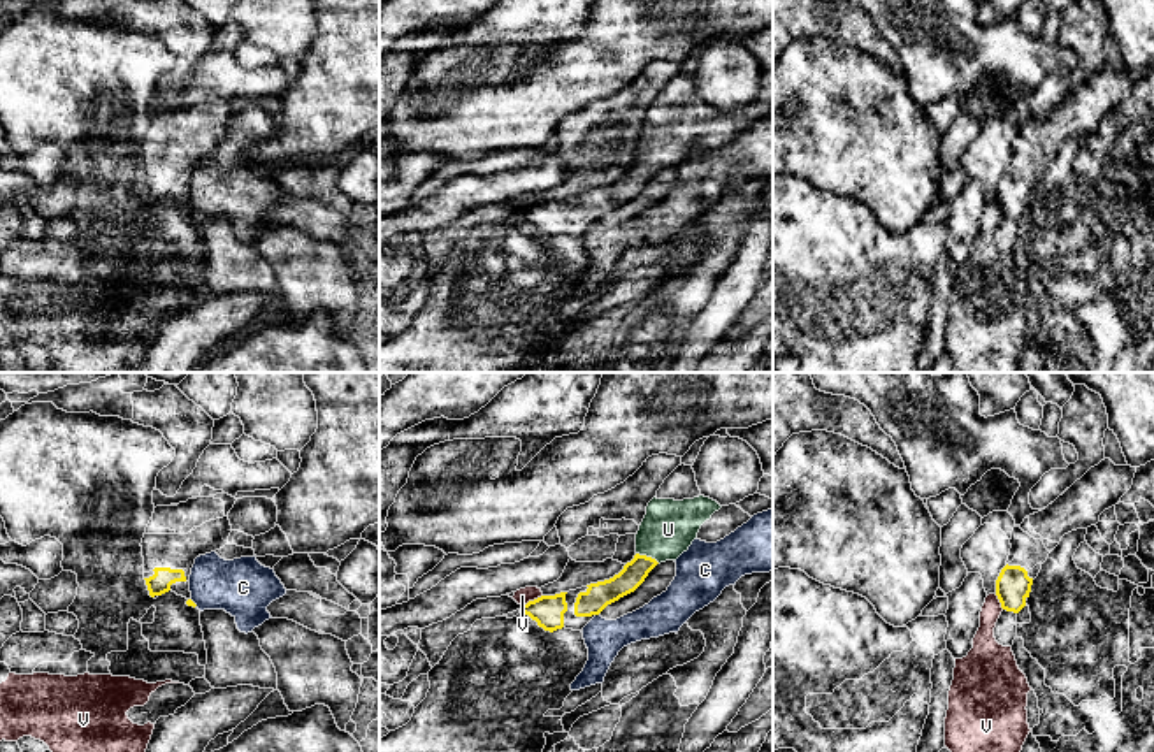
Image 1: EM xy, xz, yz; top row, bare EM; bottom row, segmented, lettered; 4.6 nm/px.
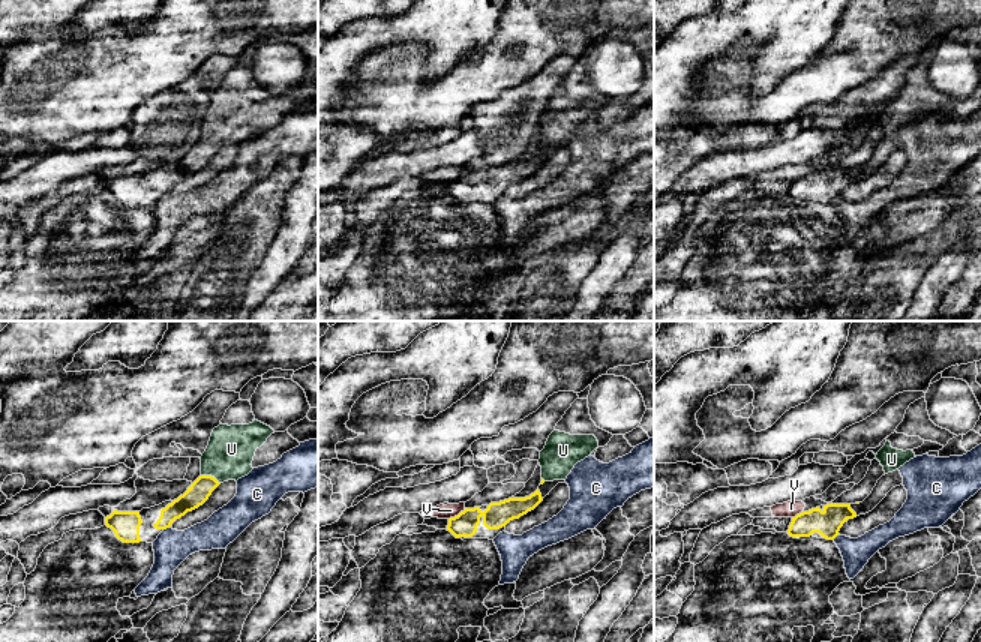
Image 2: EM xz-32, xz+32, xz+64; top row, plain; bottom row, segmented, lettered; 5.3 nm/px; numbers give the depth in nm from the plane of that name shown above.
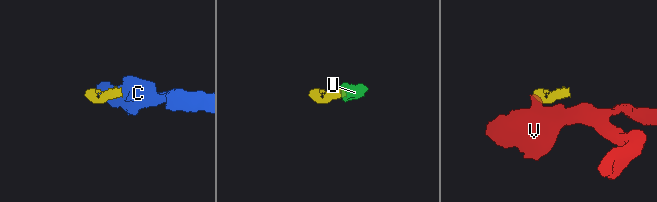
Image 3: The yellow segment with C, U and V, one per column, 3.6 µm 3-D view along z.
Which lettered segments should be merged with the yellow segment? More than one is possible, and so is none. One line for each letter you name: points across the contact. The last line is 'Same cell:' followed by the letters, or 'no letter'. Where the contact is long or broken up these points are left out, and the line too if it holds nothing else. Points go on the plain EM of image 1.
U: Path across: xz (633, 181), (649, 164), (652, 153), (668, 136)
Same cell: U

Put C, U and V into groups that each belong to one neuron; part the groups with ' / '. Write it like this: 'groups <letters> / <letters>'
groups C / U / V

